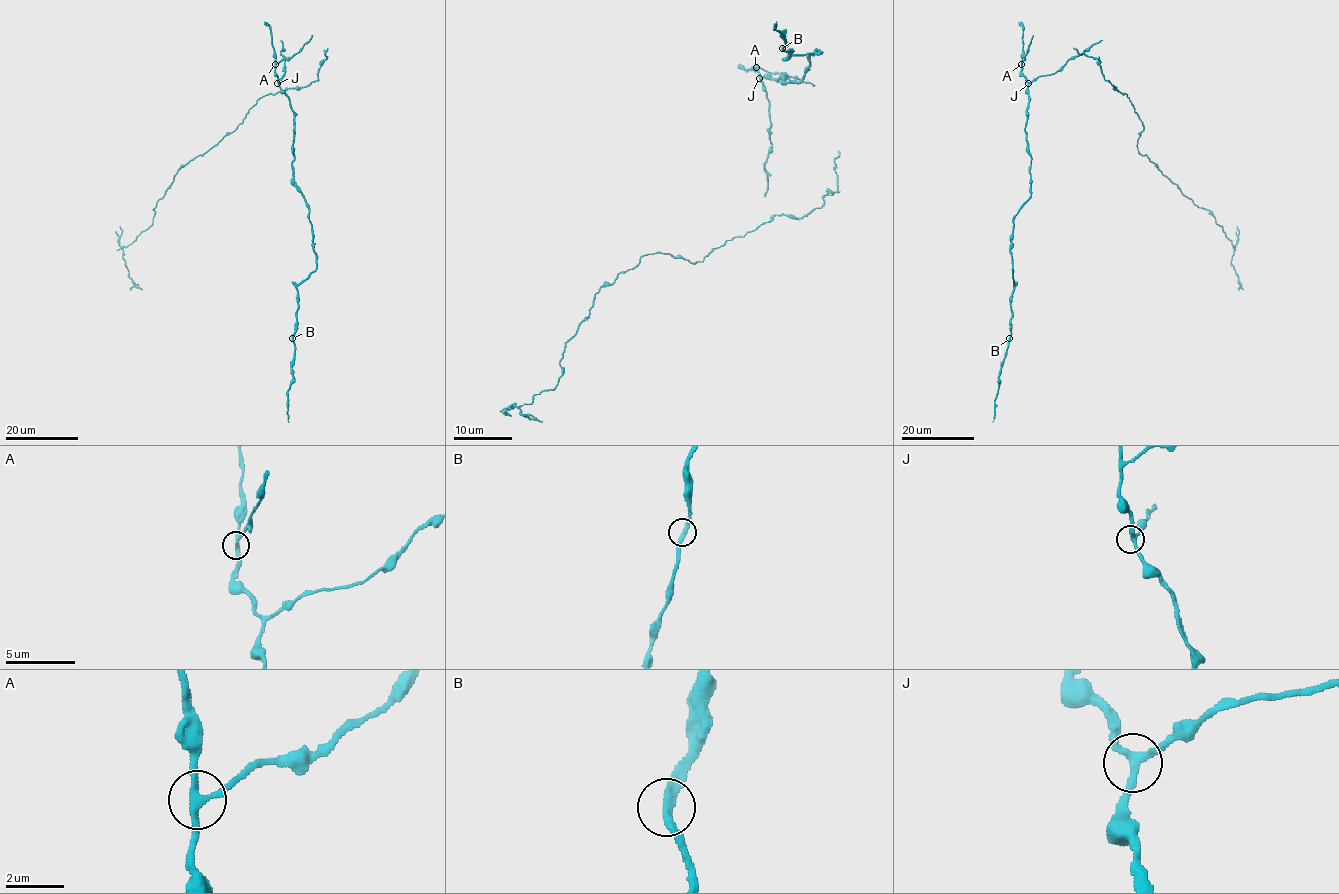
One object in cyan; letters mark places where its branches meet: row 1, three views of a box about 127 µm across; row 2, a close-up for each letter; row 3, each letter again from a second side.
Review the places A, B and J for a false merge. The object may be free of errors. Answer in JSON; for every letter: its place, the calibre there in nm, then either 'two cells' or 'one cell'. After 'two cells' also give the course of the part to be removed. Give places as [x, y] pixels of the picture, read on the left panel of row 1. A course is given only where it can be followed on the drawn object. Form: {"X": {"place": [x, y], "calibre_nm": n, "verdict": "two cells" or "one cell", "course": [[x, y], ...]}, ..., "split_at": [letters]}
{"A": {"place": [275, 64], "calibre_nm": 240, "verdict": "two cells"}, "B": {"place": [292, 338], "calibre_nm": 280, "verdict": "one cell"}, "J": {"place": [277, 83], "calibre_nm": 260, "verdict": "one cell"}, "split_at": ["A"]}

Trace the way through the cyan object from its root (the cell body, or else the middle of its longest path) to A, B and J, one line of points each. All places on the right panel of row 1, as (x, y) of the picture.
A: (1088, 51), (1072, 56), (1053, 73), (1029, 82), (1022, 72), (1021, 63)
B: (1088, 51), (1027, 88), (1031, 196), (1013, 223), (1009, 338)
J: (1088, 51), (1072, 56), (1053, 73), (1039, 76), (1028, 83)

